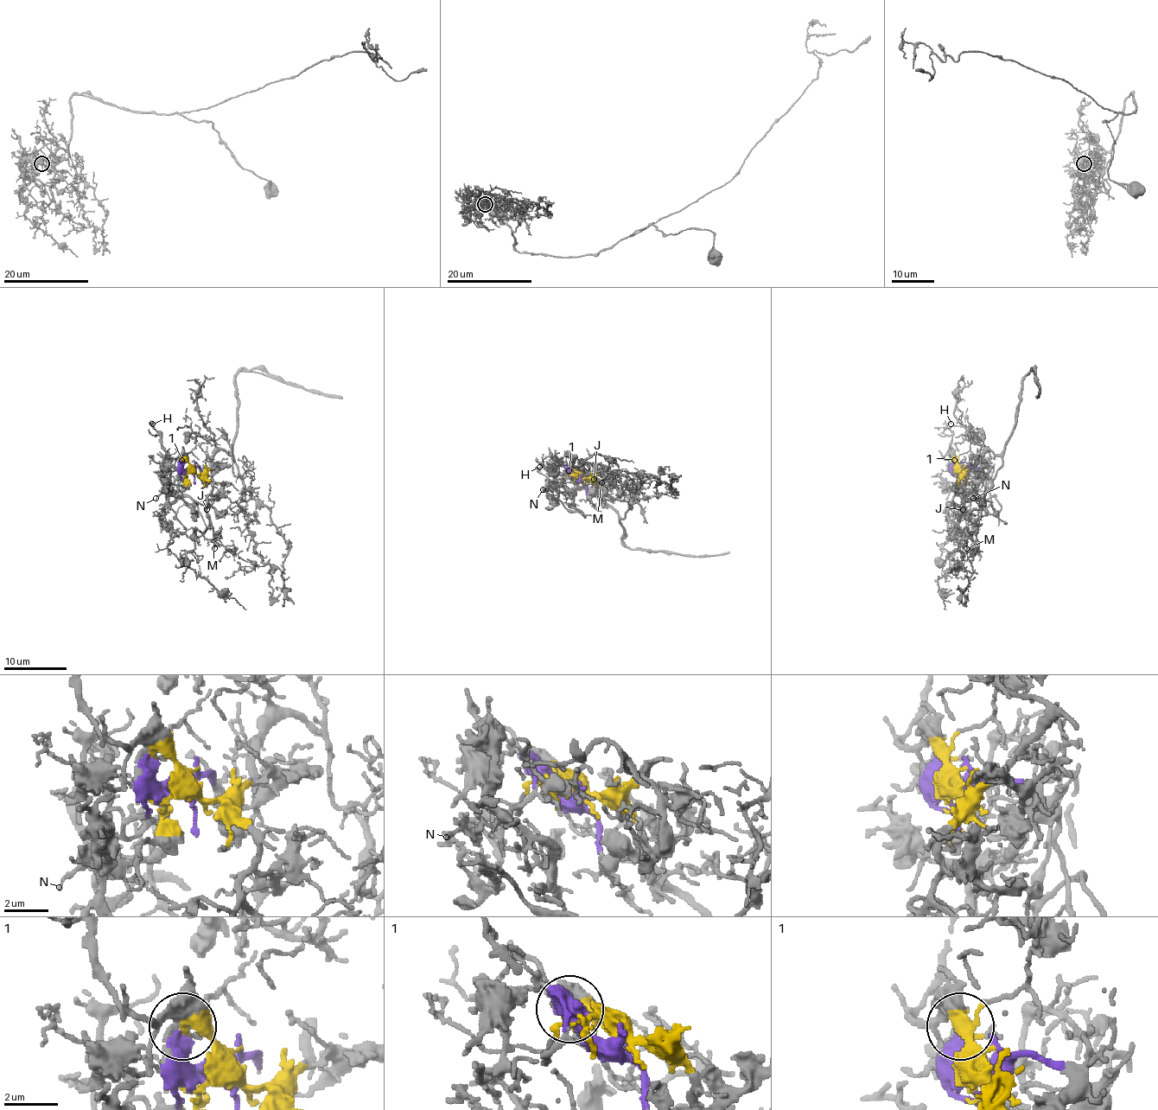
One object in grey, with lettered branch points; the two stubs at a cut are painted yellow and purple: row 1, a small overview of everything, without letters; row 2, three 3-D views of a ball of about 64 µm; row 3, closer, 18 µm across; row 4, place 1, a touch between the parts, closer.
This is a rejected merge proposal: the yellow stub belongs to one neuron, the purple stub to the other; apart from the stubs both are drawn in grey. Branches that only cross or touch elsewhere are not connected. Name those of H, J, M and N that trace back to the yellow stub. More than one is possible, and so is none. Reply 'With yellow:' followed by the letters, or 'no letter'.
With yellow: H, J, M

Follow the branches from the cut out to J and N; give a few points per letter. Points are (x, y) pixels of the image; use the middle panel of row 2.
J: (580, 478), (591, 478), (599, 470), (603, 478), (594, 486), (594, 478)
N: (580, 478), (567, 472), (567, 476), (559, 484), (543, 489)

